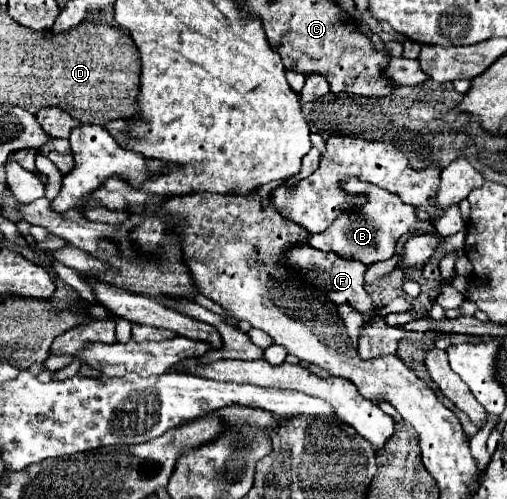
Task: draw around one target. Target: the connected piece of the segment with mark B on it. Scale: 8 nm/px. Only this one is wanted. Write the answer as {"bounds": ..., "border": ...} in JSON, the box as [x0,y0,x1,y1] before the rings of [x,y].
{"bounds":[308,177,432,265],"border":[[[352,177],[342,181],[342,189],[346,189],[346,193],[362,193],[366,201],[358,209],[350,209],[350,213],[342,213],[342,217],[338,217],[338,221],[334,221],[334,225],[330,225],[326,233],[312,235],[308,241],[310,247],[338,253],[340,257],[356,259],[356,261],[362,261],[364,265],[372,265],[378,261],[386,261],[394,255],[394,243],[398,241],[400,235],[408,233],[410,229],[426,229],[426,231],[432,229],[430,221],[416,219],[414,207],[402,203],[398,195],[386,193],[386,189],[382,187],[356,181],[356,177]]]}

